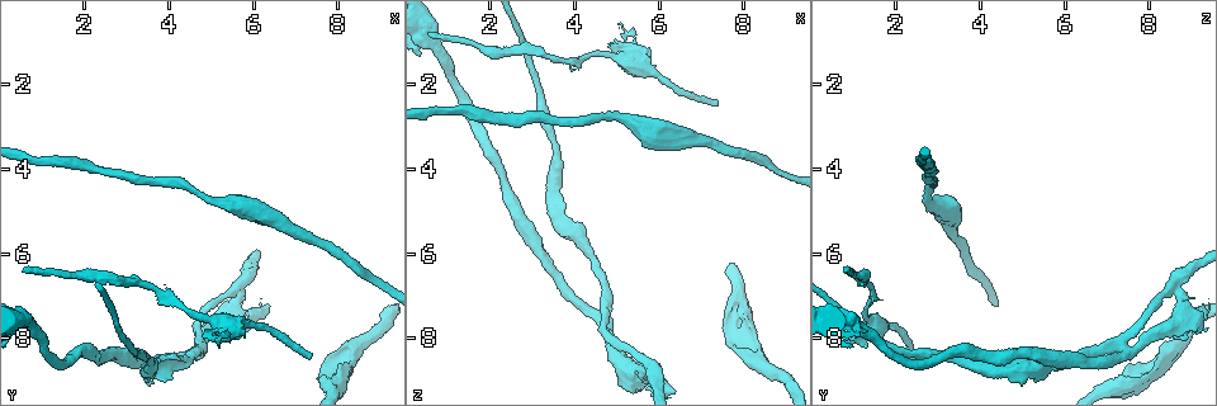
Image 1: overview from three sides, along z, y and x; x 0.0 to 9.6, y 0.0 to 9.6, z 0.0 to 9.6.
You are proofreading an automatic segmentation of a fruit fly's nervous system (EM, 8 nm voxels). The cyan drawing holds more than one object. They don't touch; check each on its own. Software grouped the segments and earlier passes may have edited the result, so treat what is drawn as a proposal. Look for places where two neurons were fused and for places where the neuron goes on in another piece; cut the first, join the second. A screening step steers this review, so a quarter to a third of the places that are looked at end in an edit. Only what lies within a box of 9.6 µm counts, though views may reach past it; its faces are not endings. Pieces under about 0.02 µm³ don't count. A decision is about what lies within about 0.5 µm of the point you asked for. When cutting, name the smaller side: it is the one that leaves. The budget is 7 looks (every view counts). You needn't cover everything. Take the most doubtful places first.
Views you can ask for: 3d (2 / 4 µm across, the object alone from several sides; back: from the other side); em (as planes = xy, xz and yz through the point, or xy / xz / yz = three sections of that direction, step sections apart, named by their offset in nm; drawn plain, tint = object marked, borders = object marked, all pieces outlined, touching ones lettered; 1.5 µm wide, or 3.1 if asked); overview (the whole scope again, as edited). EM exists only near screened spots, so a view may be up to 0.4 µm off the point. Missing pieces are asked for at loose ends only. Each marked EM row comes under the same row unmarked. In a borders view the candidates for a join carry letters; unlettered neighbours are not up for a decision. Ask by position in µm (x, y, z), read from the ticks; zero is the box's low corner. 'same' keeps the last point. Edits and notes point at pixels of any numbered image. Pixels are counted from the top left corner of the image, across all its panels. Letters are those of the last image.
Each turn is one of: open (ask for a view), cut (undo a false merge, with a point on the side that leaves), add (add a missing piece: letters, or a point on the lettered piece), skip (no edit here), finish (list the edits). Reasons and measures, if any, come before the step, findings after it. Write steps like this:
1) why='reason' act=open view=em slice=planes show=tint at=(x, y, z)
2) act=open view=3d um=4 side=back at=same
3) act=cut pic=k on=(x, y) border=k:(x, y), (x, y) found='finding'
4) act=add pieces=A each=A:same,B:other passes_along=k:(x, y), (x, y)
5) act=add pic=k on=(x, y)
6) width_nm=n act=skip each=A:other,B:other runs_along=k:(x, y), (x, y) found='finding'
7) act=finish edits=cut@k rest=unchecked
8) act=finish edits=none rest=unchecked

why='four arms meet' act=open view=em slice=yz step=4 show=tint at=(4.60, 8.30, 7.45)

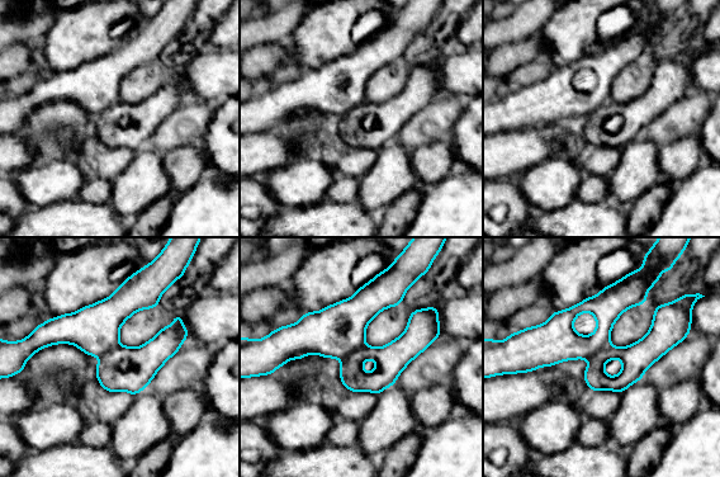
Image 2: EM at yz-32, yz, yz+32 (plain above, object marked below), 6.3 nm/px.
act=open view=em slice=planes show=borders at=same

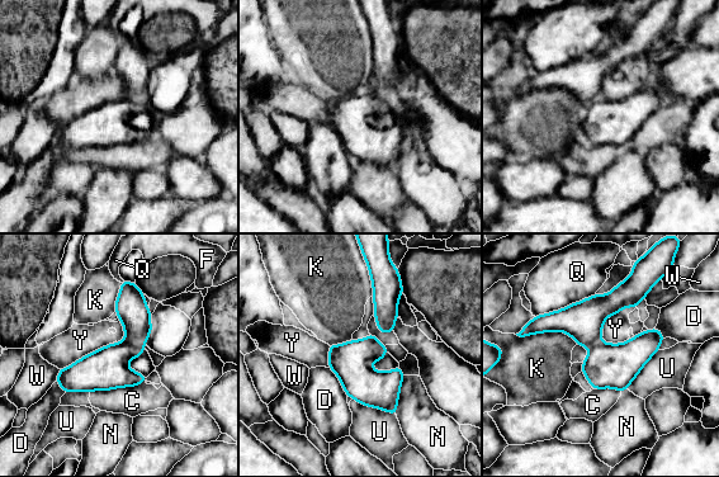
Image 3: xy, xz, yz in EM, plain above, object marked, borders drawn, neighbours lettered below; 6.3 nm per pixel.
act=cut pic=3 on=(132, 311) each=C:other,D:other,F:other,K:other,N:other,Q:other,U:other,W:other,Y:other part_leaving=3:(642, 291), (583, 320), (535, 330) found='two neurons meet here'

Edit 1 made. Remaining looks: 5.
why='branch point' act=open view=3d um=2 at=(8.15, 8.80, 8.20)

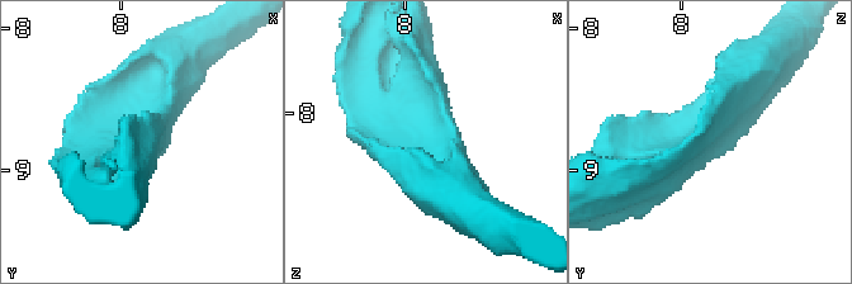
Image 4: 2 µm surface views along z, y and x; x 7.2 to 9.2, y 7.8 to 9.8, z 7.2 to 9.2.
act=open view=em slice=planes show=tint at=(8.20, 8.76, 8.16)

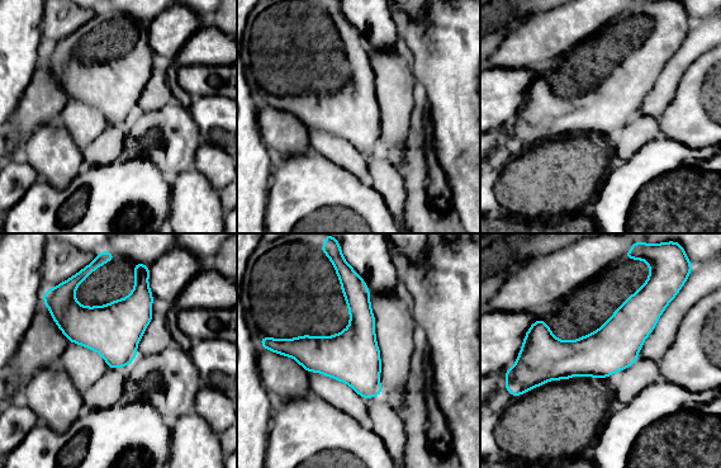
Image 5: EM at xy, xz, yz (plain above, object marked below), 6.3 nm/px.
why='what lies round it' act=open view=em slice=planes show=borders at=same

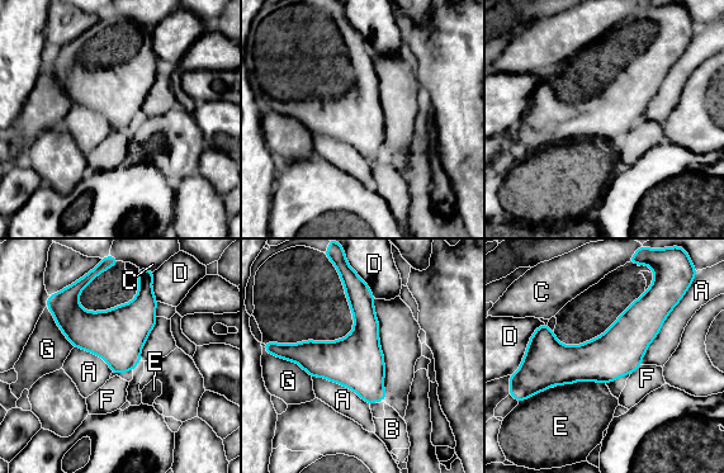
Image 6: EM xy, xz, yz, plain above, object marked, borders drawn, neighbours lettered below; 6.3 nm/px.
longest_contact=A:460nm act=skip each=A:other,B:other,C:other,D:other,E:other,F:other,G:other runs_along=6:(667, 308), (605, 359), (530, 359) found='all the same neuron'

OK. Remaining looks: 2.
act=finish edits=cut@3 rest=unchecked

